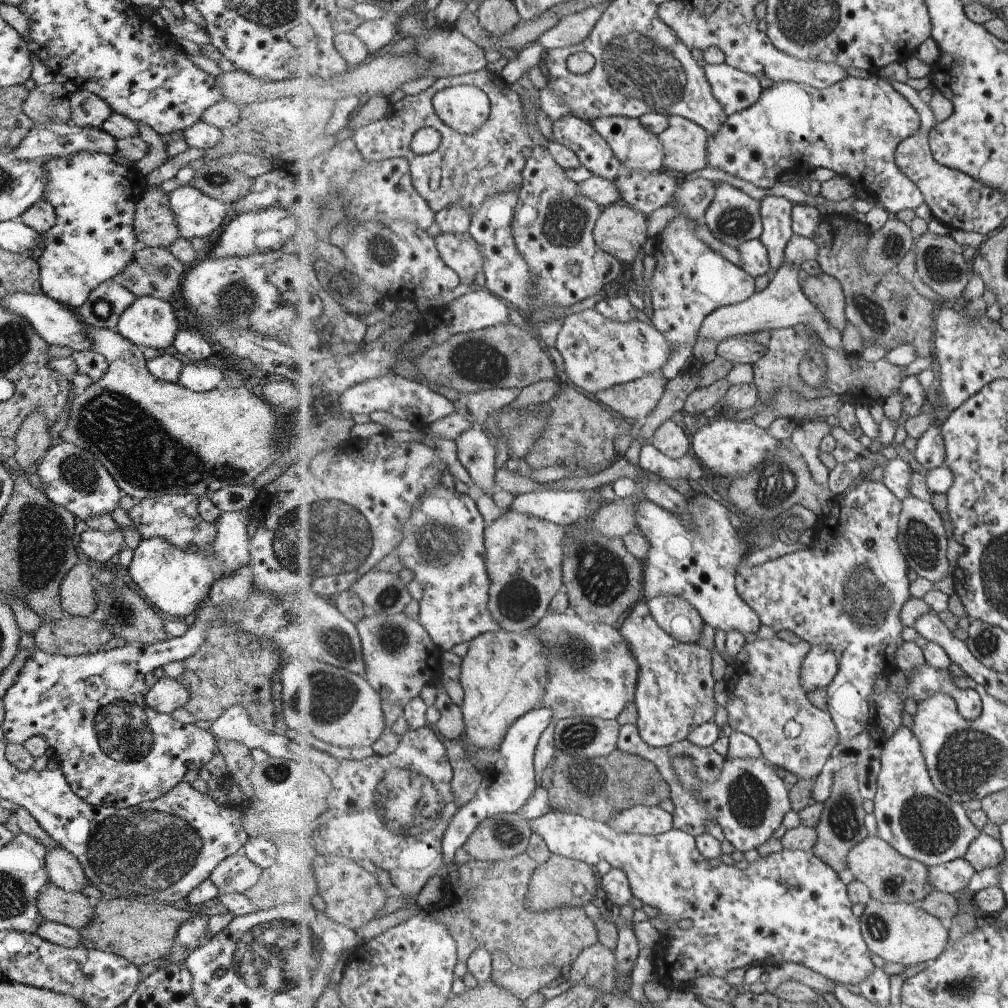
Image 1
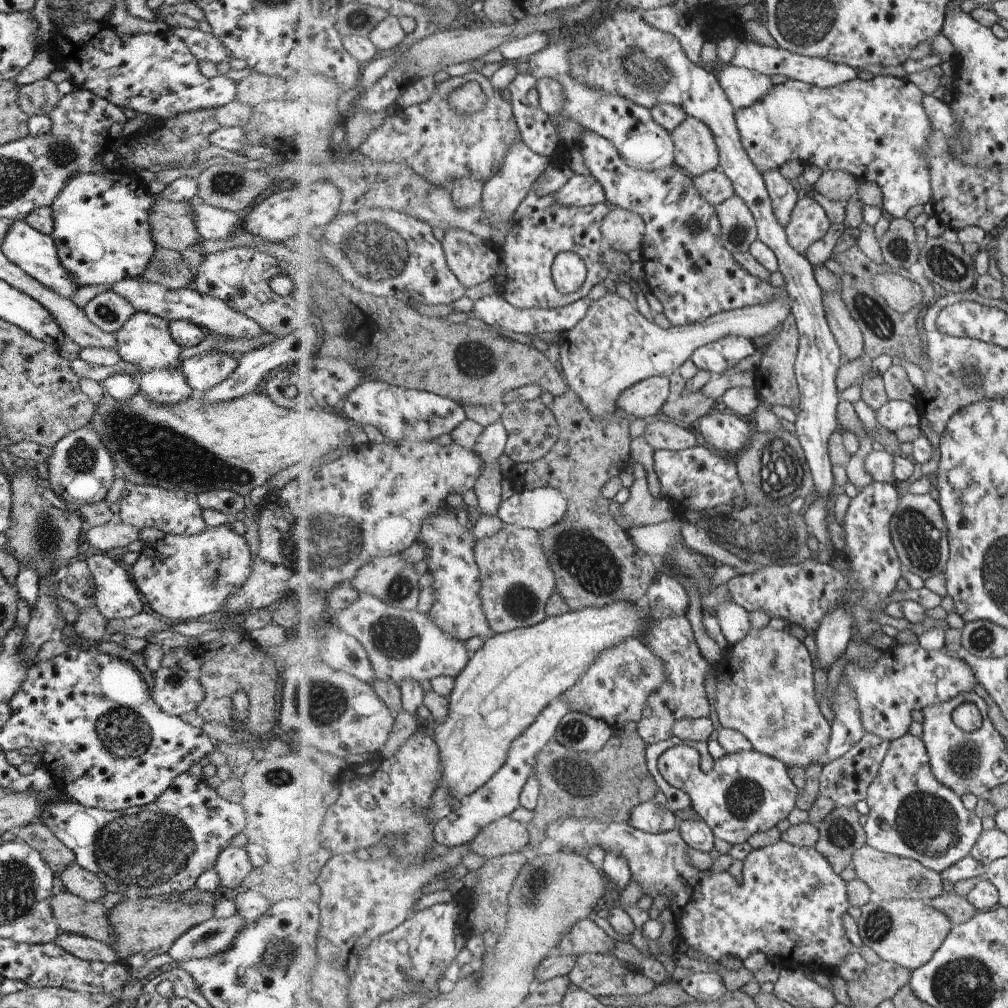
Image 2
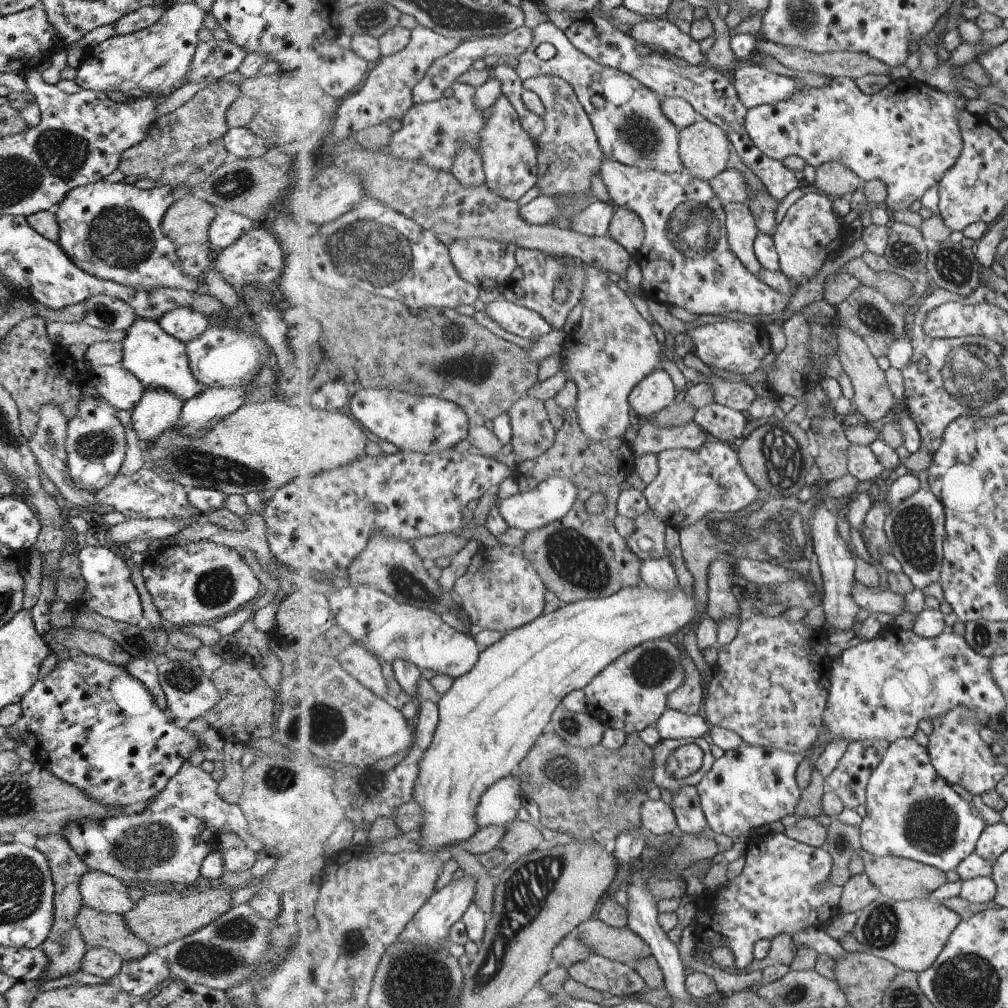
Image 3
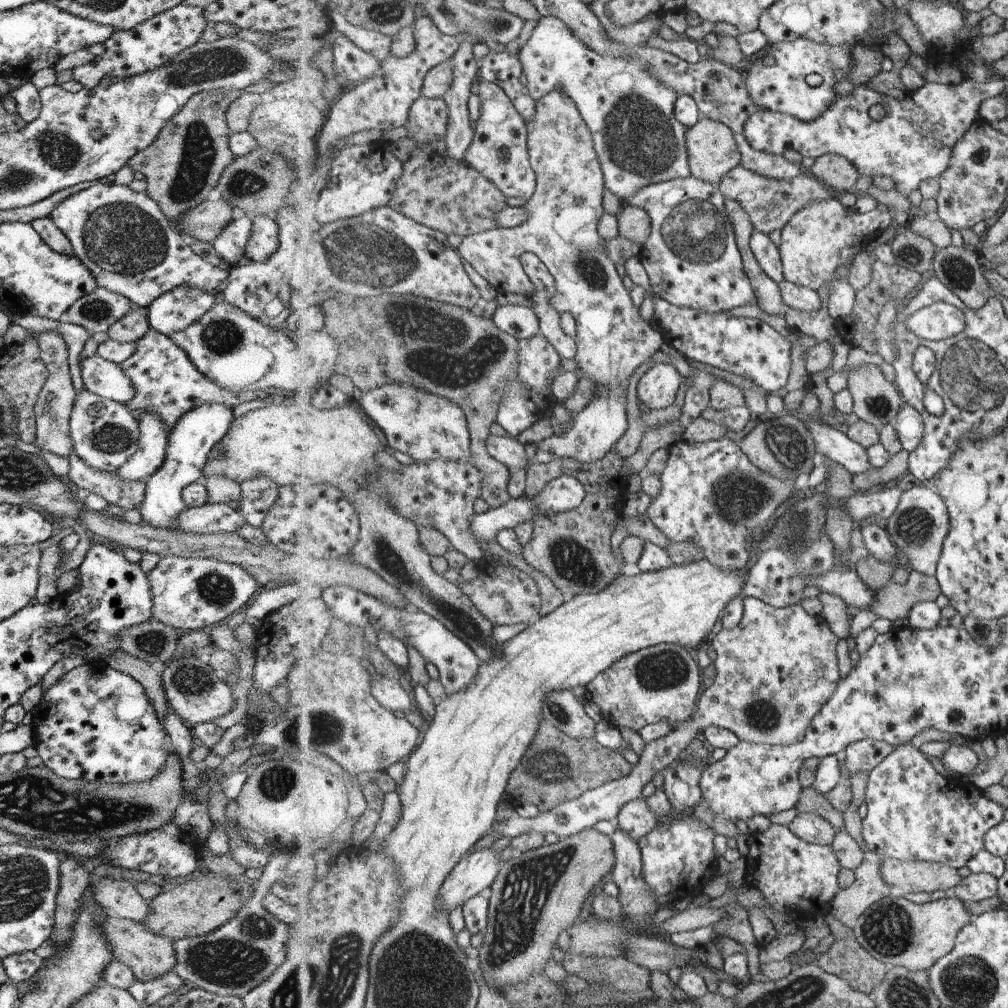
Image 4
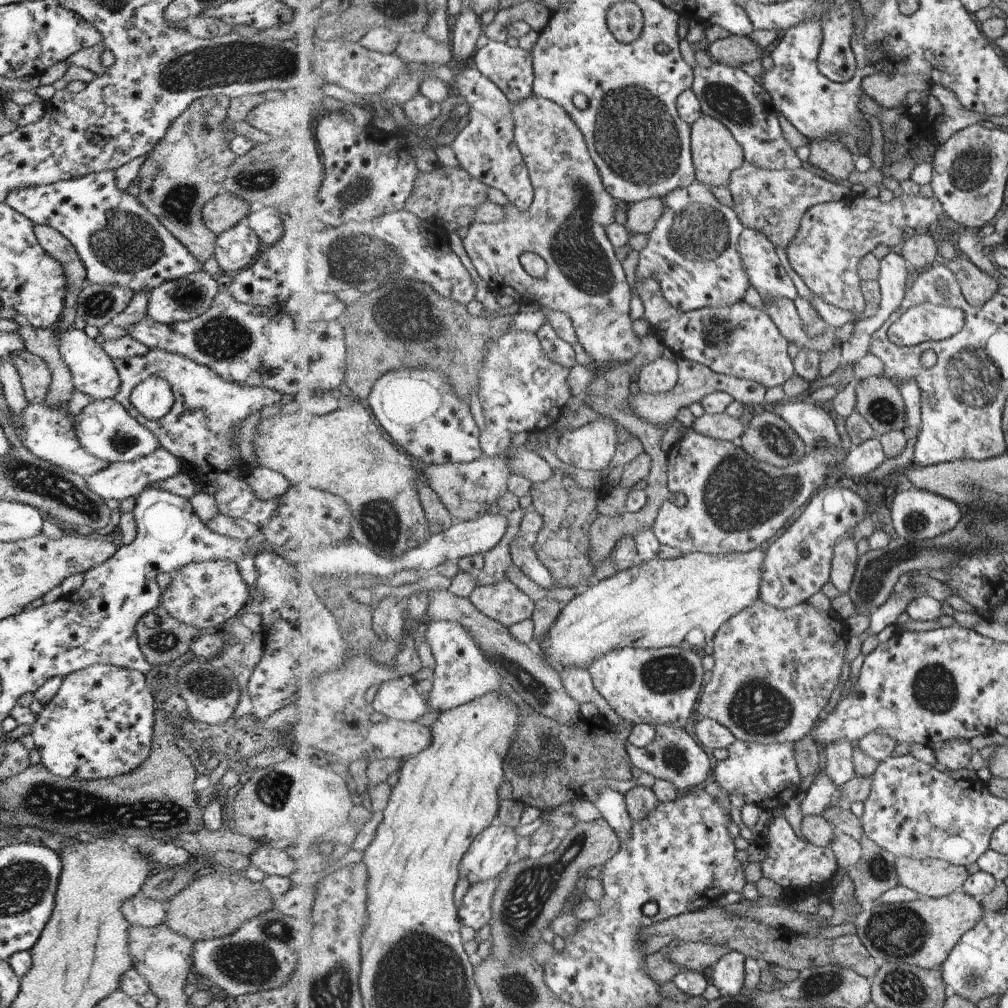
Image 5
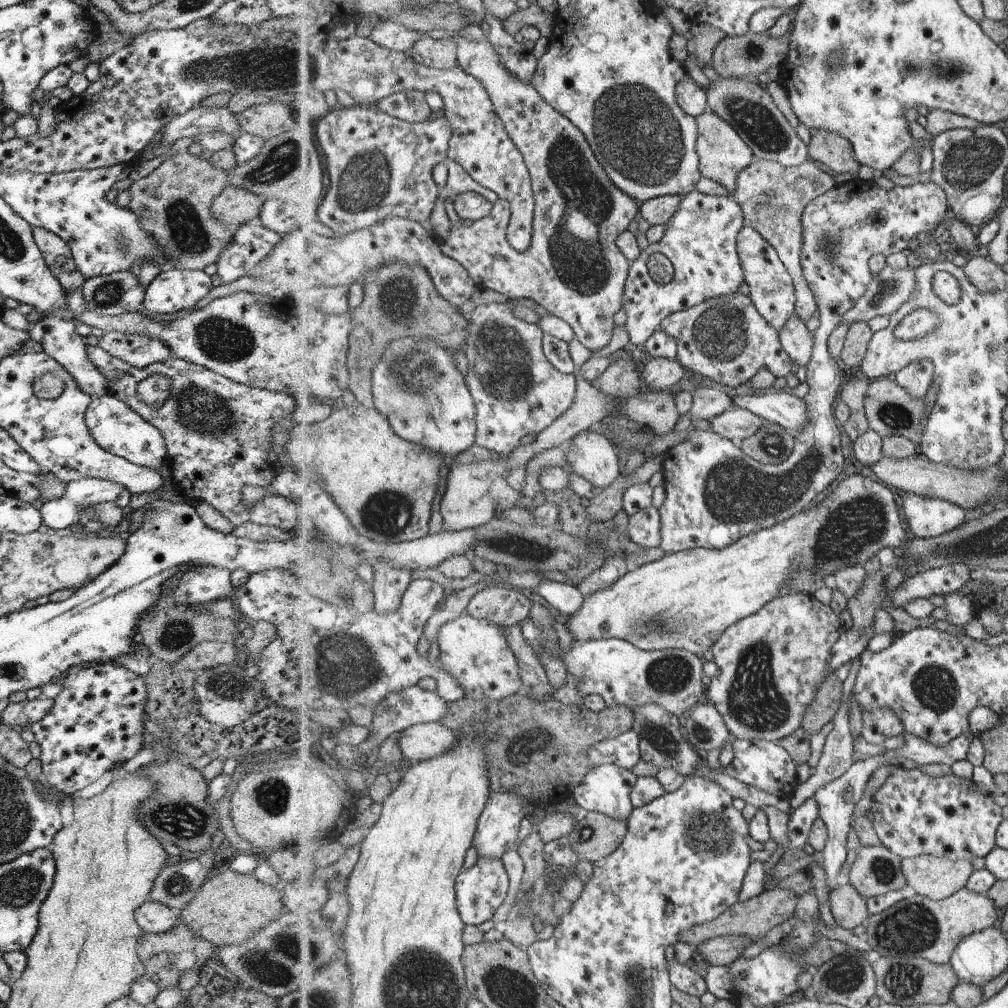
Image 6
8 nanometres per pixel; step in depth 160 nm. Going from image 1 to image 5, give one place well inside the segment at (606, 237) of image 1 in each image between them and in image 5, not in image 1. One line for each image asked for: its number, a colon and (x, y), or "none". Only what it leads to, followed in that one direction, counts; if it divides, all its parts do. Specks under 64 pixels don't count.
2: (624, 230)
3: (627, 228)
4: (635, 224)
5: (642, 217)

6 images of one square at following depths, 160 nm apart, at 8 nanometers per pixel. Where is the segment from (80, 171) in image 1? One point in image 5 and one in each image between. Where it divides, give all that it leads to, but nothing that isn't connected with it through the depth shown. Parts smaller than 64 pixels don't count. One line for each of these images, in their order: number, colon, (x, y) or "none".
2: (100, 231)
3: (111, 231)
4: (121, 237)
5: (119, 243)

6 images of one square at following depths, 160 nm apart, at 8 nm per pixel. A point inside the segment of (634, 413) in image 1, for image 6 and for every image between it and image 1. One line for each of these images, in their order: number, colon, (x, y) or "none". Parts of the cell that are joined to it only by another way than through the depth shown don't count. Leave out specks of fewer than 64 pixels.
2: (645, 400)
3: (656, 392)
4: (657, 389)
5: (659, 376)
6: (659, 373)

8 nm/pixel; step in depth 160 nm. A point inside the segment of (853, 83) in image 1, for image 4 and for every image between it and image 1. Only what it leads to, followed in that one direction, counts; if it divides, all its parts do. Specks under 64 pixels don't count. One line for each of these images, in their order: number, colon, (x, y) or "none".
2: (881, 124)
3: (908, 134)
4: (914, 140)

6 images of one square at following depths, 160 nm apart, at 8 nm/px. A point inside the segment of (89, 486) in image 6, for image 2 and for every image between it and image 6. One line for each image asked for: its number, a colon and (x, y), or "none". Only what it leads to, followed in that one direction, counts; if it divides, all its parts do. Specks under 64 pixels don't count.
2: (166, 385)
3: (158, 409)
4: (152, 433)
5: (124, 479)

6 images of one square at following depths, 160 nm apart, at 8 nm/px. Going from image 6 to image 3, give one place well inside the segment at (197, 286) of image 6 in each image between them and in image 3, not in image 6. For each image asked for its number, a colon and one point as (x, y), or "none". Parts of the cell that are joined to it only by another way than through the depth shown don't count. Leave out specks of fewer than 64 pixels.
3: (184, 324)
4: (172, 311)
5: (181, 299)

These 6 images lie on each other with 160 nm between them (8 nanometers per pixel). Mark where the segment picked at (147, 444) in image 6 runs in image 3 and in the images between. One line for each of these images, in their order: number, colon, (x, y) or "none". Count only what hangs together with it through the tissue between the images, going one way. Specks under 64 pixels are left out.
3: (94, 444)
4: (103, 433)
5: (103, 429)

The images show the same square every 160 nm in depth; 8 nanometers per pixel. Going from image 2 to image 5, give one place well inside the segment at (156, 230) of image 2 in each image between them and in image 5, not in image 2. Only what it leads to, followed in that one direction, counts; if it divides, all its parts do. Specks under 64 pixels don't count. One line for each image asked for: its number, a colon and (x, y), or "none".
3: (186, 221)
4: (202, 222)
5: (224, 210)

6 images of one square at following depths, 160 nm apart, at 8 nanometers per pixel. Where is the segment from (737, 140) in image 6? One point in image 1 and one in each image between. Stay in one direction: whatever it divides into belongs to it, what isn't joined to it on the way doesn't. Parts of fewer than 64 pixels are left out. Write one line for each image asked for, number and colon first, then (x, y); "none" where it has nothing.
1: (686, 143)
2: (697, 152)
3: (704, 146)
4: (713, 150)
5: (717, 153)

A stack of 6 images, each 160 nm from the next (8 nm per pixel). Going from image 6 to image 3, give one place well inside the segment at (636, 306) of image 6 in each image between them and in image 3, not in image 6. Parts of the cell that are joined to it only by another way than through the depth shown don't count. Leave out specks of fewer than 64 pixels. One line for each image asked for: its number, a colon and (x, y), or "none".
3: (689, 263)
4: (692, 258)
5: (693, 253)

